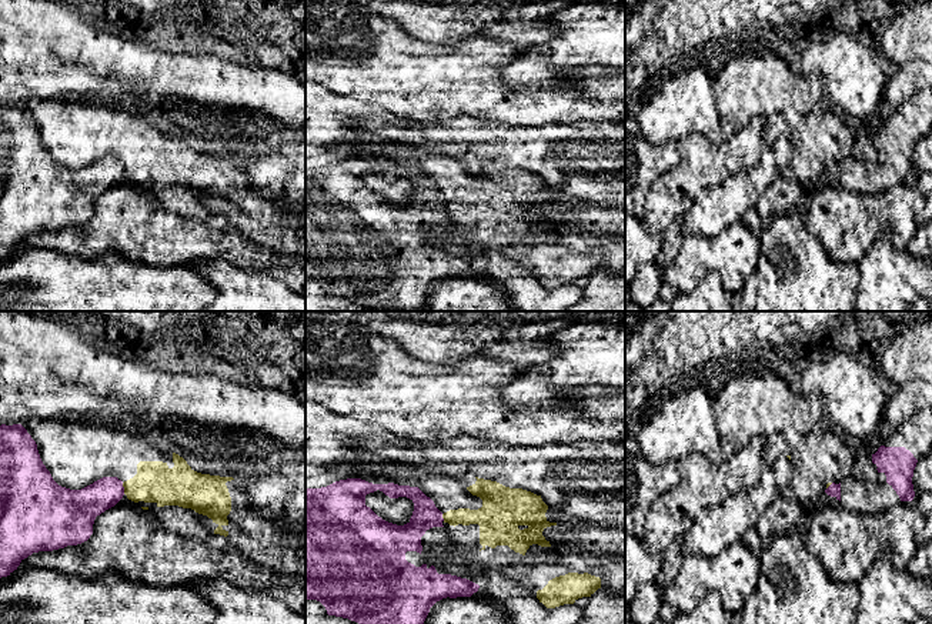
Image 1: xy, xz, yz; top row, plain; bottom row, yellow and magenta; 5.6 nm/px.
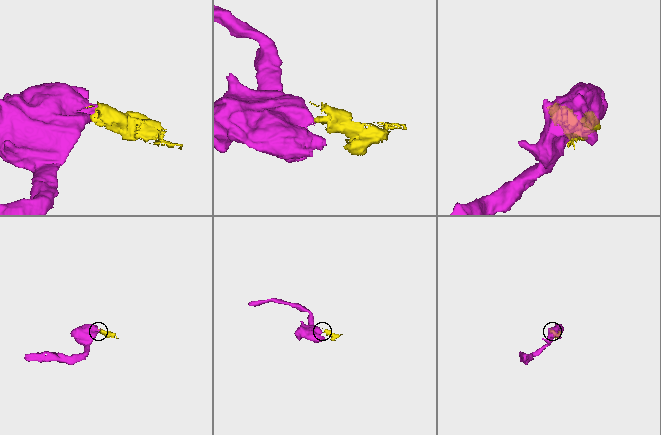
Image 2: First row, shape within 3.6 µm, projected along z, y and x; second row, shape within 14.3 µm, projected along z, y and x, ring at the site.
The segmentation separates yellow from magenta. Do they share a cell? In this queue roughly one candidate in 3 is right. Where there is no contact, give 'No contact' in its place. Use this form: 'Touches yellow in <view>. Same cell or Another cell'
Touches yellow in xy. Another cell

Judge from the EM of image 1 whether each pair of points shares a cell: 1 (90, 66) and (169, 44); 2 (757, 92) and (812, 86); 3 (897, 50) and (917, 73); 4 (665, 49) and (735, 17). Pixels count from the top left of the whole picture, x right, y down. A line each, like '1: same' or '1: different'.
1: different
2: same
3: different
4: same

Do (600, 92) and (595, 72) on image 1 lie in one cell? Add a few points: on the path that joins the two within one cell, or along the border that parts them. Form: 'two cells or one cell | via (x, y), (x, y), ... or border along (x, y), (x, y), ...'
one cell | via (600, 87), (595, 76)

